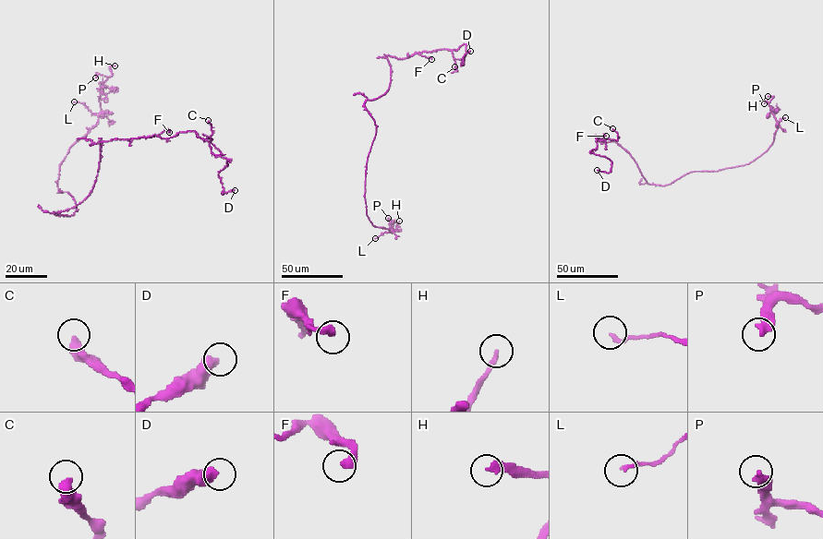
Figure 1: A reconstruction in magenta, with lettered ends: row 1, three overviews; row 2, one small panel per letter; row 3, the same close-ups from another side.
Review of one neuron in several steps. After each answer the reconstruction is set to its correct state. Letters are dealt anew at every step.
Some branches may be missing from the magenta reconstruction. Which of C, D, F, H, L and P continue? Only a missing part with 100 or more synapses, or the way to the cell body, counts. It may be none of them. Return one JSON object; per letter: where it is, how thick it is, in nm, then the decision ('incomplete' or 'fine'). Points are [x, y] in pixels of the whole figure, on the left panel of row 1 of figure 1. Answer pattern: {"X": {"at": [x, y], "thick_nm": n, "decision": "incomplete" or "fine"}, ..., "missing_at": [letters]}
{"C": {"at": [208, 120], "thick_nm": 460, "decision": "fine"}, "D": {"at": [235, 190], "thick_nm": 500, "decision": "fine"}, "F": {"at": [169, 132], "thick_nm": 400, "decision": "fine"}, "H": {"at": [114, 65], "thick_nm": 260, "decision": "incomplete"}, "L": {"at": [74, 101], "thick_nm": 170, "decision": "fine"}, "P": {"at": [95, 77], "thick_nm": 360, "decision": "fine"}, "missing_at": ["H"]}

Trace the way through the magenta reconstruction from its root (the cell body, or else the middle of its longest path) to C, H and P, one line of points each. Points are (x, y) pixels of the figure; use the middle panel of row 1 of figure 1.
C: (369, 100), (389, 89), (388, 55), (405, 58), (423, 52), (448, 49), (454, 66)
H: (369, 100), (364, 106), (376, 134), (366, 164), (366, 214), (374, 225), (390, 232), (399, 221)
P: (369, 100), (364, 106), (376, 134), (366, 164), (366, 214), (374, 225), (390, 232), (394, 221), (388, 218)

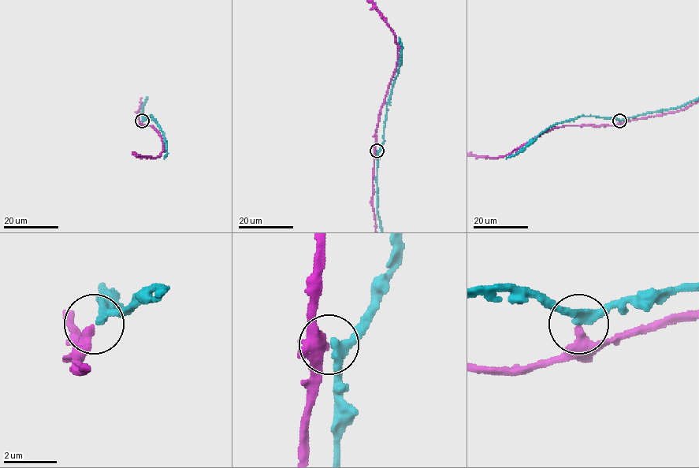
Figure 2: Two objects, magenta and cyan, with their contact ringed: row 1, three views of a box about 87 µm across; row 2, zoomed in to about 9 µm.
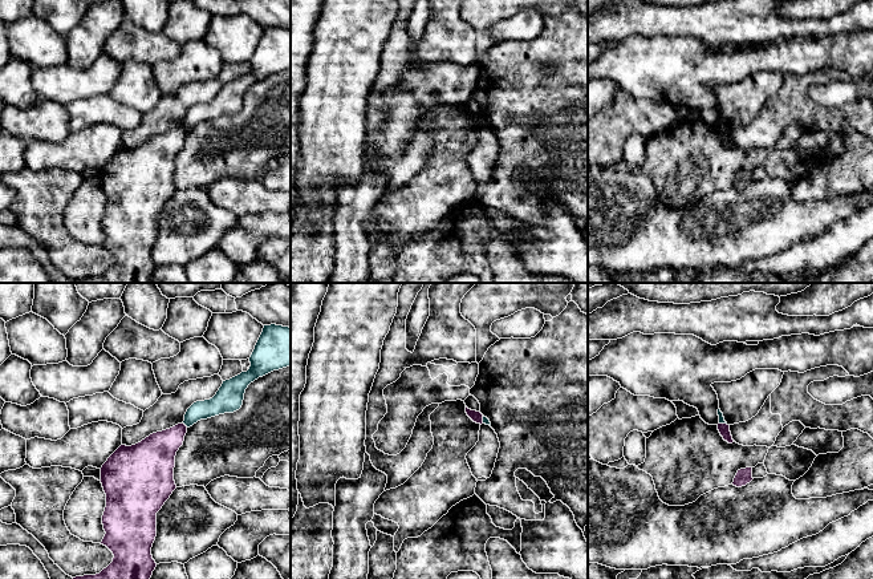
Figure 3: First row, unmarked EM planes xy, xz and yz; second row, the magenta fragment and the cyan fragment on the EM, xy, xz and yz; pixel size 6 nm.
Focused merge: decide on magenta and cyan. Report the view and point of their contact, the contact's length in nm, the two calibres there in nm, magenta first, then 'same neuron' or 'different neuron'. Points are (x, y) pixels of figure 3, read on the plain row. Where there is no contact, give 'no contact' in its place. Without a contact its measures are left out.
contact xy (185, 128); length 40 nm; calibres 240 and 120 nm; different neuron

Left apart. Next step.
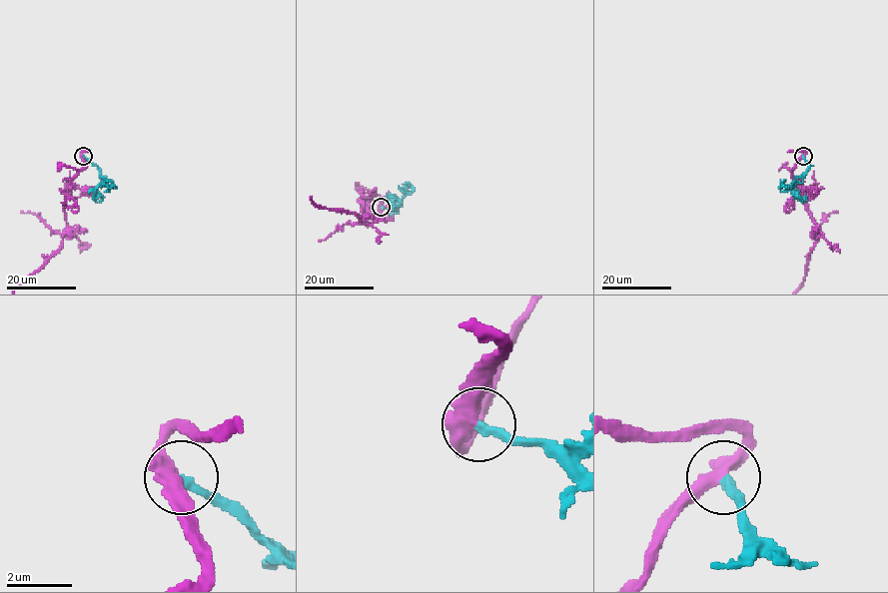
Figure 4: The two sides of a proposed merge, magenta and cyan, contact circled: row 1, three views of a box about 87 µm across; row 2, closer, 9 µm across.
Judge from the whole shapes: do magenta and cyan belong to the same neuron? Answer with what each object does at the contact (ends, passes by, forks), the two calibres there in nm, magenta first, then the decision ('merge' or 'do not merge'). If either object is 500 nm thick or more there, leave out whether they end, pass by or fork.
magenta passes by | cyan ends | 440/260 nm | merge

